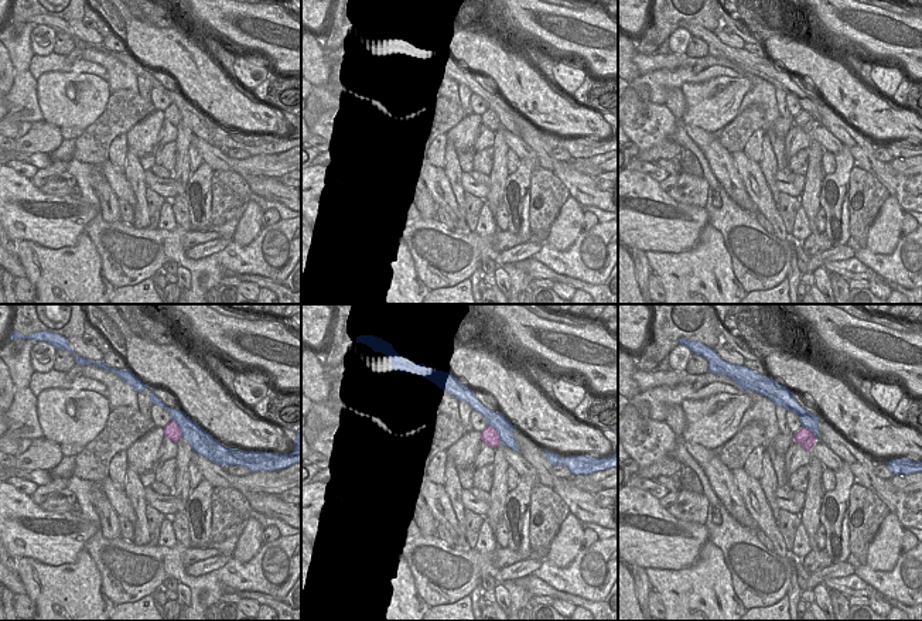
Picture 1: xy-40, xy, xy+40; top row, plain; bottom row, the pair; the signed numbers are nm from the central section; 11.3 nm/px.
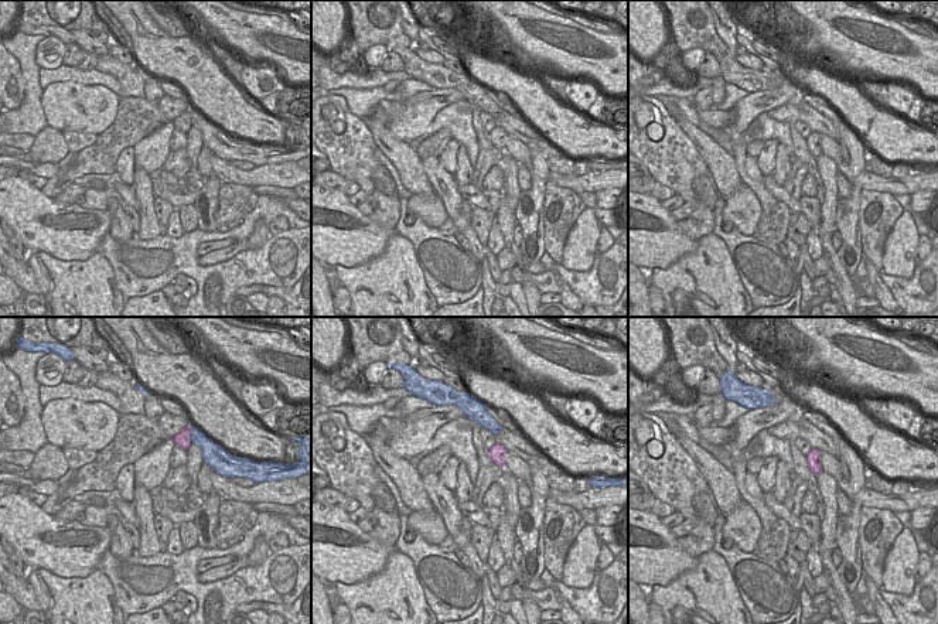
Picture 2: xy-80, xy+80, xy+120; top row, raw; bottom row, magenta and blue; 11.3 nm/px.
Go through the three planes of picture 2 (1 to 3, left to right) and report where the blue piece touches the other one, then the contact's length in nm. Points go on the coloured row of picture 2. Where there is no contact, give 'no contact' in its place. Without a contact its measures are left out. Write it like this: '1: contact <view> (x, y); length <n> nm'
1: contact xy-80 (190, 433); length 220 nm
2: no contact
3: no contact

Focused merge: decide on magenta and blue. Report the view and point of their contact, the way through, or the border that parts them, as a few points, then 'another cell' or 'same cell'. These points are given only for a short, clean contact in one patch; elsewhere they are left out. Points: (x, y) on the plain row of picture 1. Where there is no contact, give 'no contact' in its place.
meets magenta in xy at (497, 116); border along xy (488, 108), (497, 115), (501, 125); another cell

